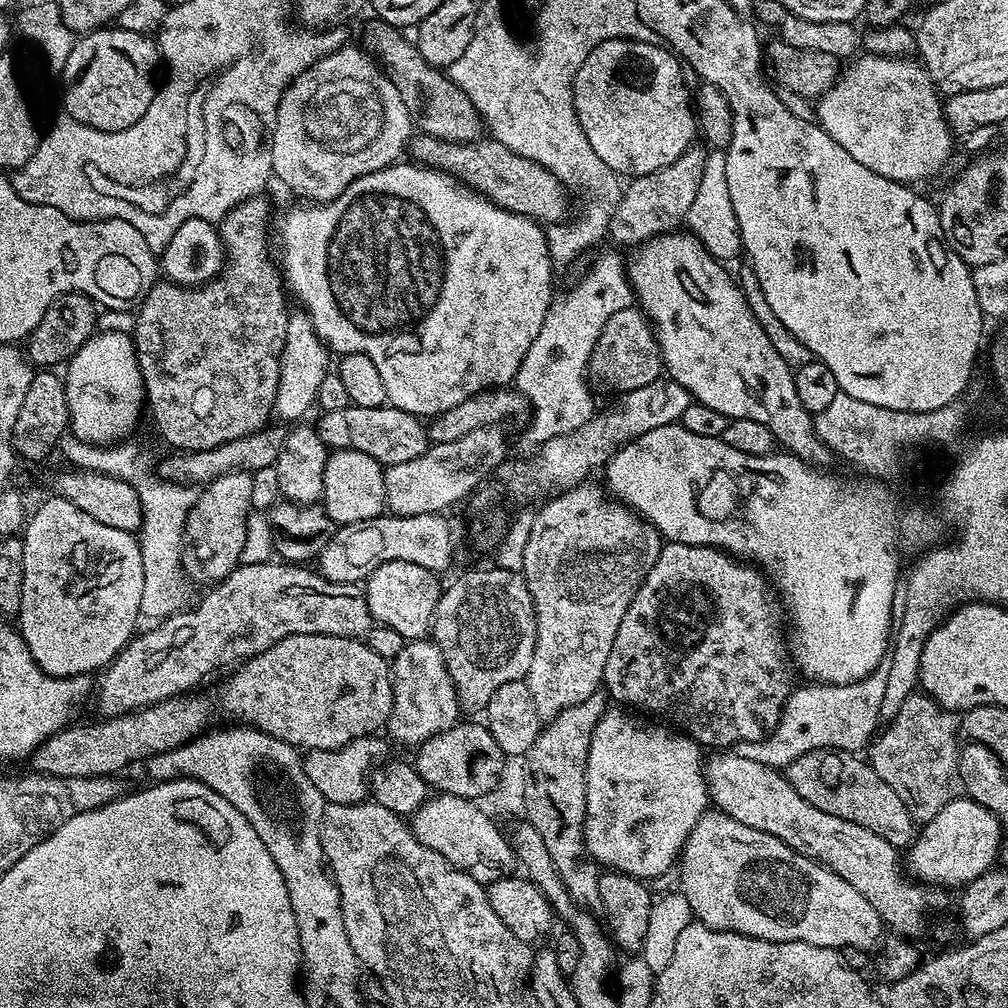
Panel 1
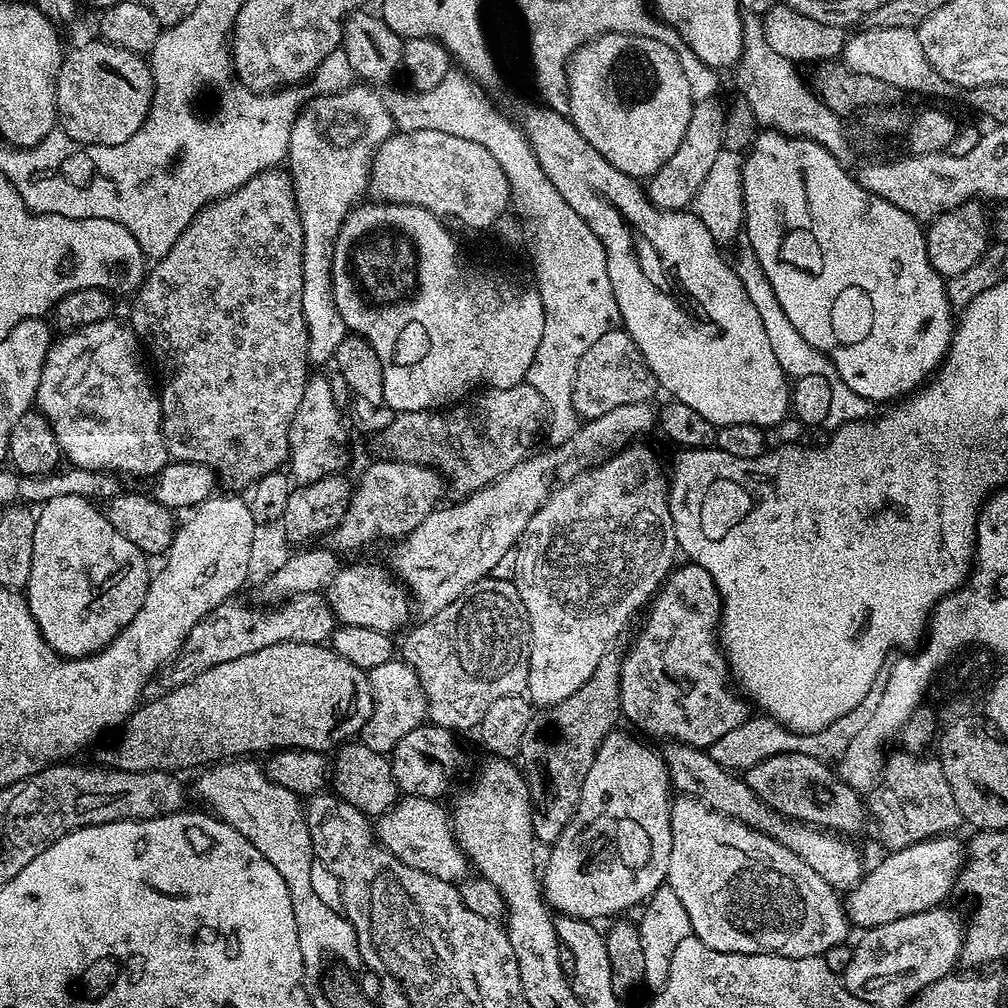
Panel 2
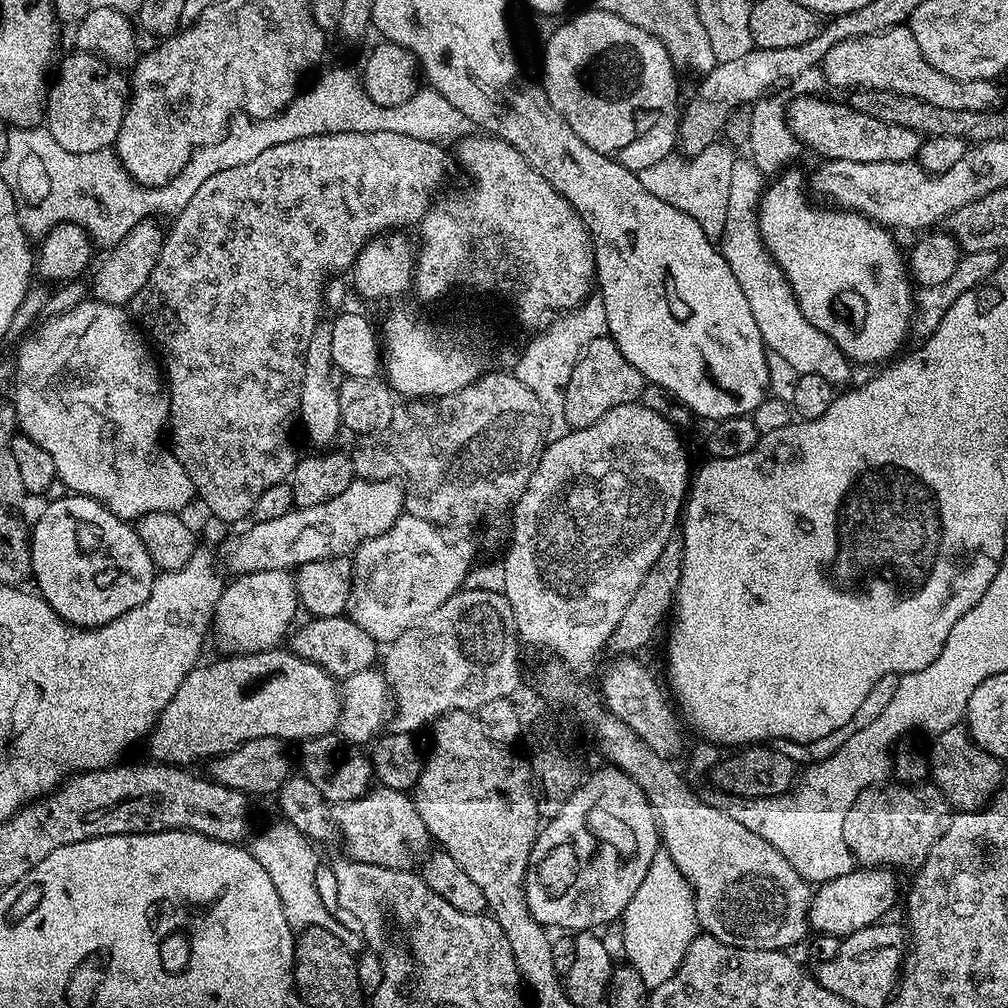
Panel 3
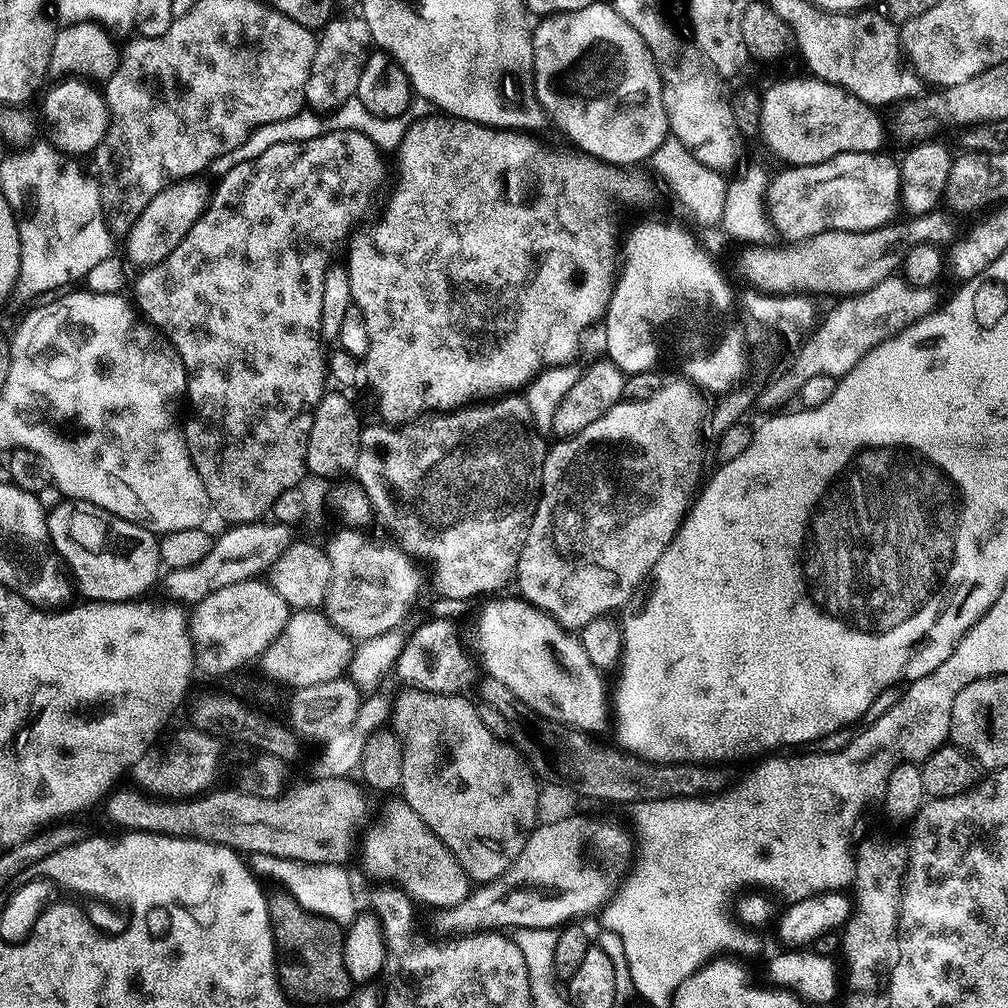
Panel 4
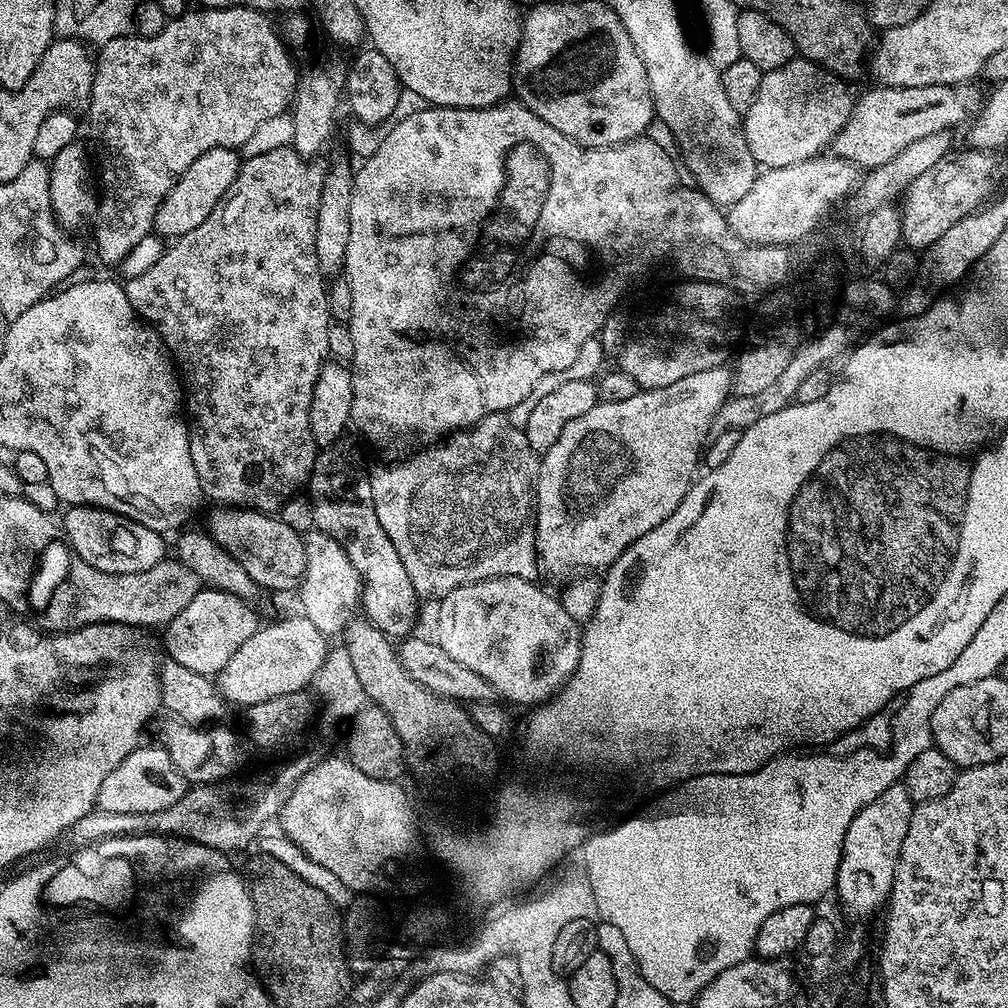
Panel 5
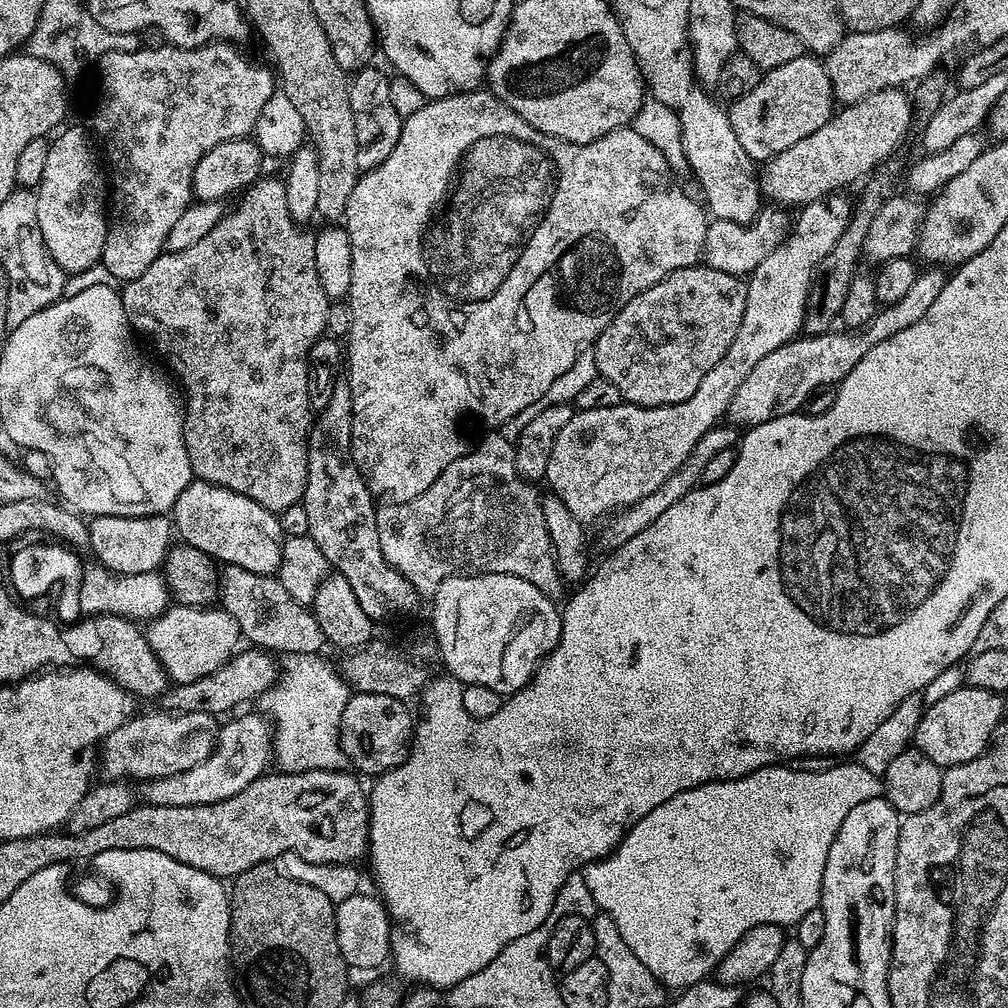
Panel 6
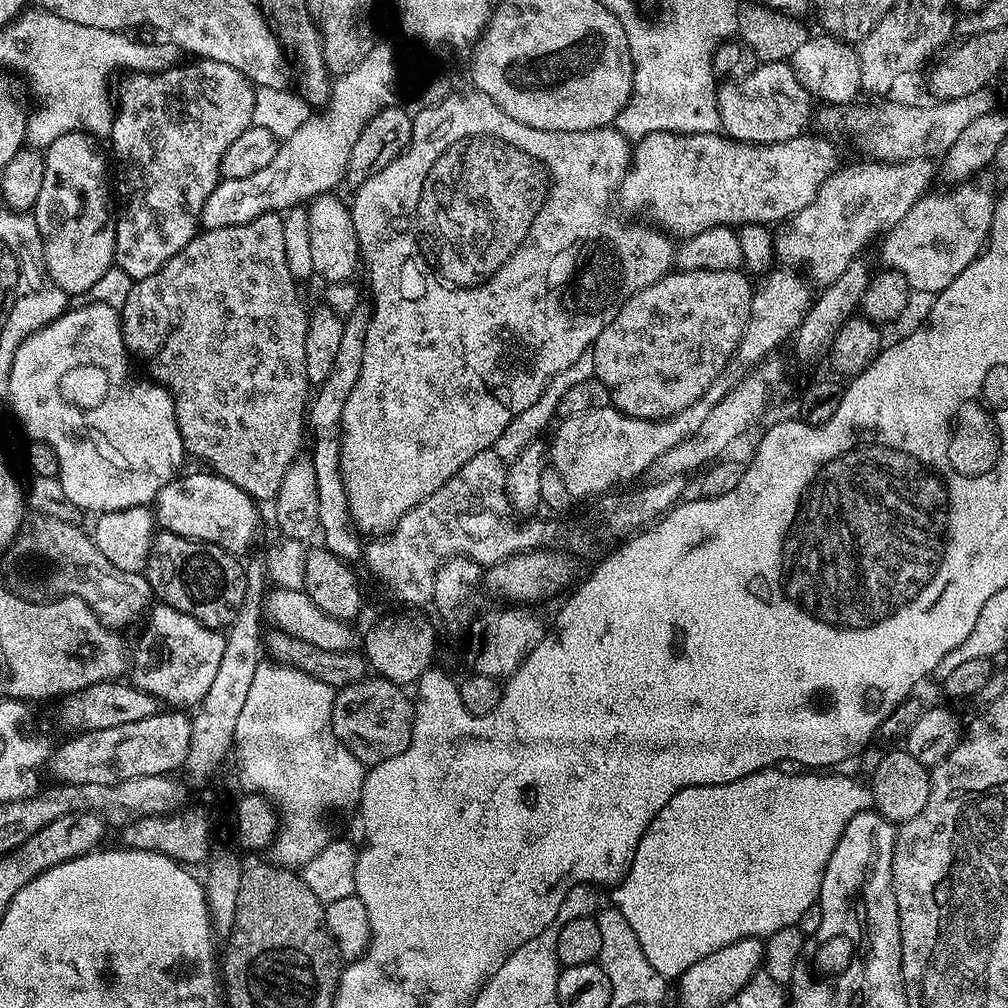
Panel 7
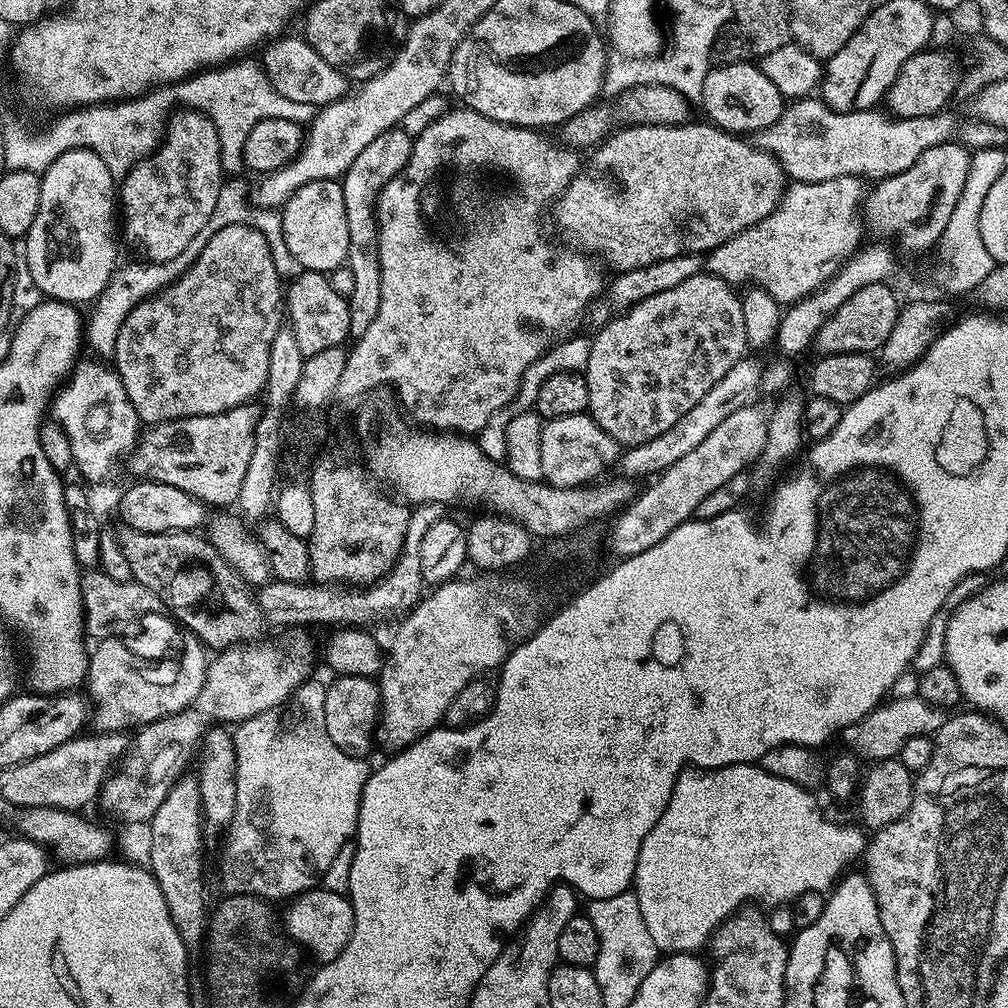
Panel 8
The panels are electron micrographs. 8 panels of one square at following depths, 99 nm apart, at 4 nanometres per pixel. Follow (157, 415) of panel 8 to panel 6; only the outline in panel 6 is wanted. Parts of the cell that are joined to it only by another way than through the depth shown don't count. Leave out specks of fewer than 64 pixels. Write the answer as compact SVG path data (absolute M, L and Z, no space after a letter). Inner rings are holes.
M261 178L243 193L244 201L236 209L225 214L205 237L177 252L167 250L138 278L127 281L122 288L126 318L137 337L145 336L152 348L168 363L167 371L182 389L184 405L184 441L192 463L192 474L197 480L205 480L223 488L234 490L274 513L284 512L290 506L303 501L308 477L308 431L314 423L314 412L308 402L308 355L310 346L325 335L330 301L318 282L318 270L314 258L315 235L304 232L292 220L287 209L285 181Z

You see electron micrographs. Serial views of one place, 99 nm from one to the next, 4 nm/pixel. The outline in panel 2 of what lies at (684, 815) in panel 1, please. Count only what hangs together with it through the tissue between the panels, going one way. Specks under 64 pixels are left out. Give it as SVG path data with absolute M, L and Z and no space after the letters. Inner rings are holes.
M613 730L608 733L598 746L590 774L586 774L576 813L551 845L548 865L542 868L542 891L553 909L596 922L599 916L610 918L634 904L643 905L662 887L668 879L672 845L672 800L668 788L668 766L659 751L655 752L650 745L643 744L628 732Z

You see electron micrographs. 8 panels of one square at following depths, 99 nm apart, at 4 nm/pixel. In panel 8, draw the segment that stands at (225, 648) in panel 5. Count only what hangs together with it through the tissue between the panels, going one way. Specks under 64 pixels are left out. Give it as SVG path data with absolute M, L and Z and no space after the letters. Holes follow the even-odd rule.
M120 638L115 640L101 640L95 645L96 649L91 649L88 657L88 675L86 677L86 688L92 691L91 699L97 700L99 704L98 714L94 716L96 728L102 732L124 732L133 728L139 729L145 724L152 724L156 720L161 720L167 716L174 716L179 712L187 710L198 698L206 679L205 661L200 661L198 657L192 656L189 660L184 660L179 664L176 658L164 658L161 664L155 664L152 658L140 660L123 645Z

